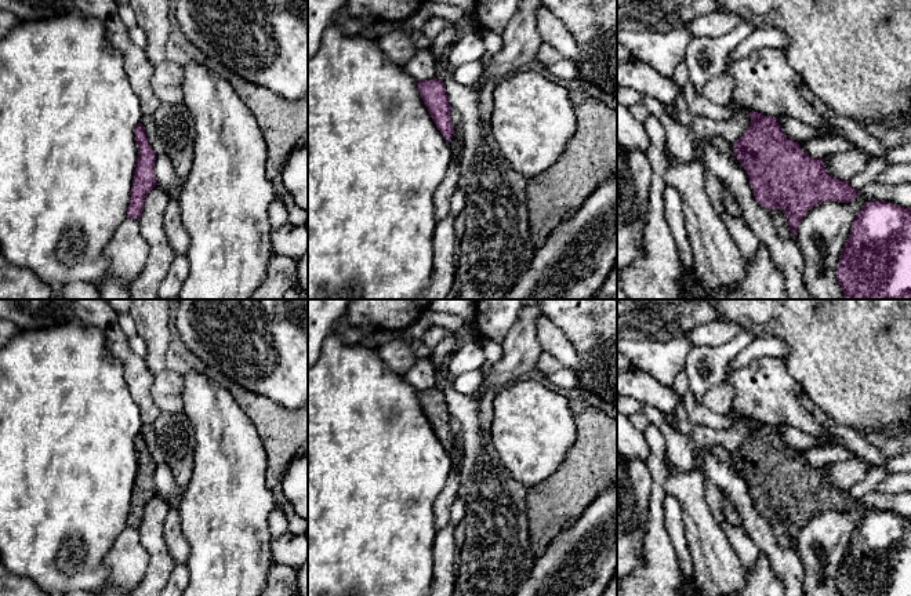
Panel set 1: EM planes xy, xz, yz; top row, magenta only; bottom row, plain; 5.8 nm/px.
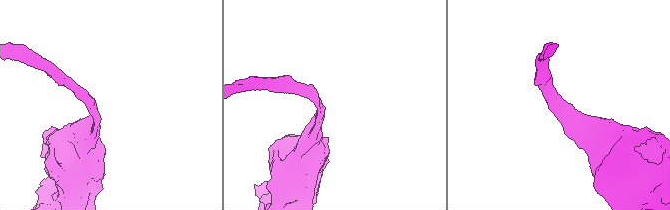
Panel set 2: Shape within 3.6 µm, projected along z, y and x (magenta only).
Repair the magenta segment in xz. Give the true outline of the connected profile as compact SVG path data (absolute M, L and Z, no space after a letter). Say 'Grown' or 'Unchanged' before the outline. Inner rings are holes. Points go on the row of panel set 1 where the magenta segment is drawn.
Unchanged. M431 79L418 81L418 91L438 130L449 143L454 135L454 126L450 120L450 103L443 81Z

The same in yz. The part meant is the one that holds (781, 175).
Unchanged. M750 112L748 131L734 142L756 201L766 210L781 208L792 239L803 215L824 201L853 201L859 190L849 181L831 178L823 159L806 156L799 143L787 138L777 117Z

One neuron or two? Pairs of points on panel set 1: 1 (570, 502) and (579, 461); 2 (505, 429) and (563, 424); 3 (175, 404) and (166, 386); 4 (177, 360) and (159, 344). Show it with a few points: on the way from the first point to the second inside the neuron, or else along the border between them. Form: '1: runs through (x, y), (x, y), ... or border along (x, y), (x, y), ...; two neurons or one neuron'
1: runs through (570, 493), (579, 480), (579, 471); one neuron
2: runs through (519, 429), (550, 424); one neuron
3: runs through (171, 400), (167, 396), (167, 391); one neuron
4: border along (170, 319), (170, 342), (164, 367); two neurons

